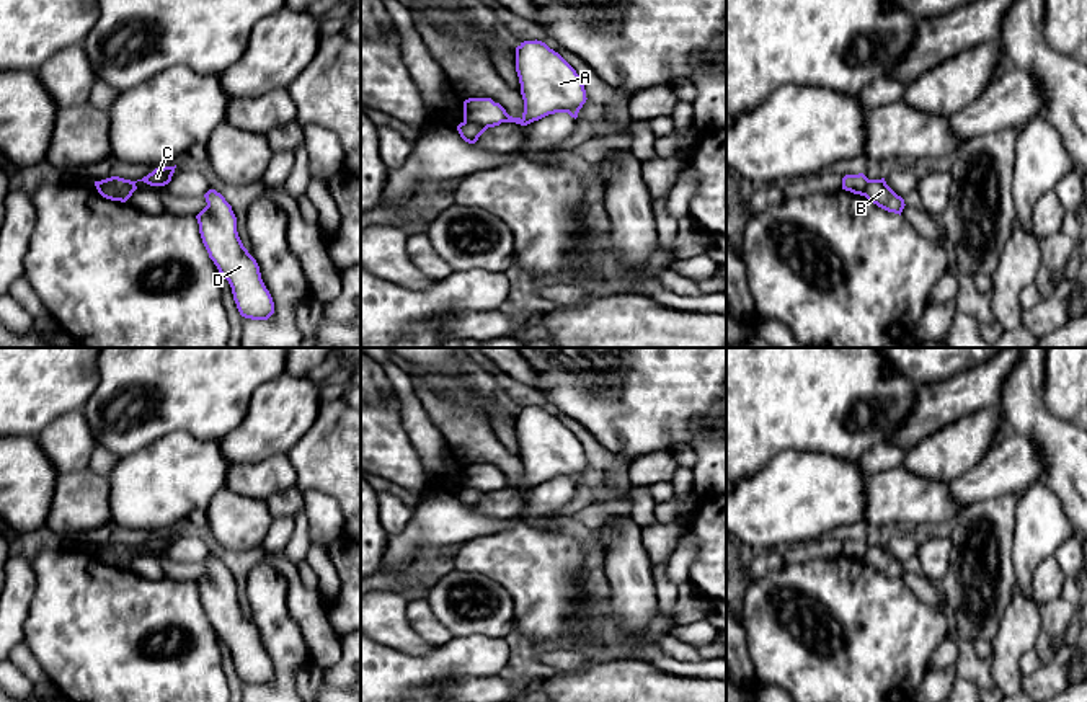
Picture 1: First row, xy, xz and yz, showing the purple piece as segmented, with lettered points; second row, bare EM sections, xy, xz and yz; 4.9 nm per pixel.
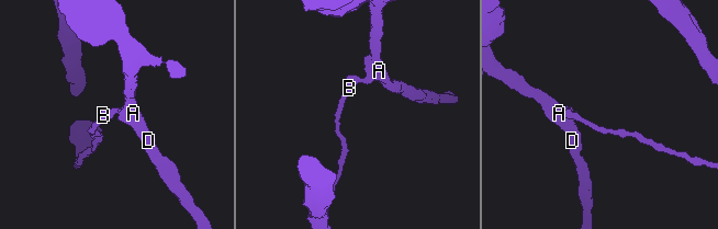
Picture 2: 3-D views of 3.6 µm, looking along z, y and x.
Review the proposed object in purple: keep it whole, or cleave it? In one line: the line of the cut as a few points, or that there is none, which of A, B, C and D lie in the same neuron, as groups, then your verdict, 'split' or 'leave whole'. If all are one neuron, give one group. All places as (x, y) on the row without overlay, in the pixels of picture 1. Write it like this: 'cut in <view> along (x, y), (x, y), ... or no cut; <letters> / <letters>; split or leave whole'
cut in xy along (102, 546), (115, 554), (119, 565); A C D / B; split

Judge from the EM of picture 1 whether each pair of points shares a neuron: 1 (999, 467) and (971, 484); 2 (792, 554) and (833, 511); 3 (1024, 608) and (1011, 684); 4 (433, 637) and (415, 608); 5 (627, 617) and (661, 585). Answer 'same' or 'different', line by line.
1: same
2: different
3: same
4: same
5: different

